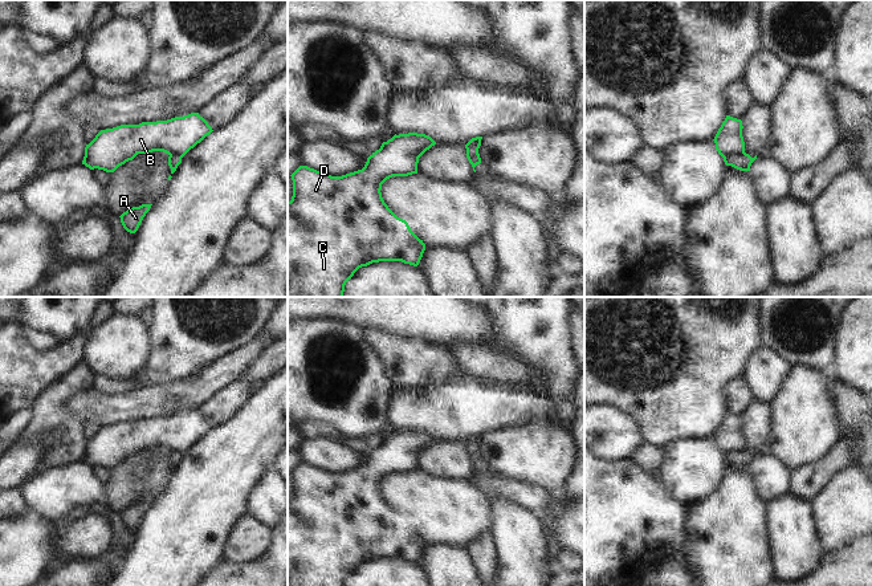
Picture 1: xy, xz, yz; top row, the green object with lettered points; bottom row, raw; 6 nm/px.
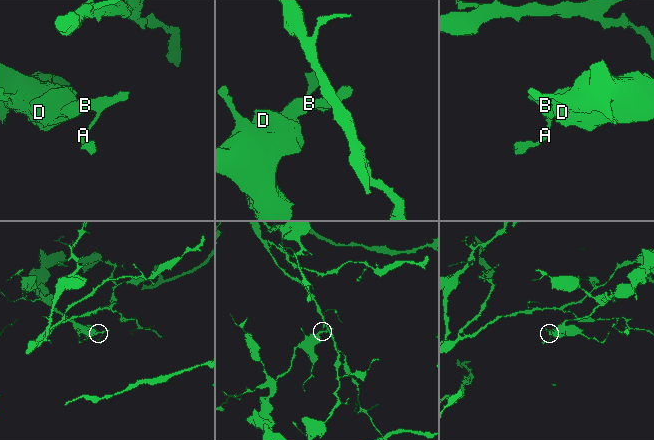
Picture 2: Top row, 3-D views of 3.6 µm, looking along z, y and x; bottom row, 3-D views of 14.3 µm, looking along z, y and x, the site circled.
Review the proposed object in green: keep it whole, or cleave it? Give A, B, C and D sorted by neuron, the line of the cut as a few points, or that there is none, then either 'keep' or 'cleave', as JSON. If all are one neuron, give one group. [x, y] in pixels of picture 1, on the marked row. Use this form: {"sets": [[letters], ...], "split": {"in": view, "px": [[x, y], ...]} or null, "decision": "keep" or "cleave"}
{"sets": [["A"], ["B", "C", "D"]], "split": {"in": "yz", "px": [[745, 153], [734, 153], [724, 158]]}, "decision": "cleave"}

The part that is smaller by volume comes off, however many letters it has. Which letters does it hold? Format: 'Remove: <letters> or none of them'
Remove: A

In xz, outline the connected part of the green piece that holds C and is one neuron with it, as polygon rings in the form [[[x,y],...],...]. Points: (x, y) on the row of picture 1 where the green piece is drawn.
[[[417,133],[394,135],[372,152],[362,170],[331,176],[307,166],[300,166],[290,176],[293,196],[288,202],[288,297],[343,297],[346,282],[354,273],[372,263],[402,261],[417,266],[425,244],[398,217],[382,198],[382,184],[392,176],[417,174],[419,158],[436,142]]]

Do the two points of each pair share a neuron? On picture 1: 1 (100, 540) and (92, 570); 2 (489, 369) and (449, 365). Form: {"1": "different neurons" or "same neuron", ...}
{"1": "different neurons", "2": "different neurons"}

